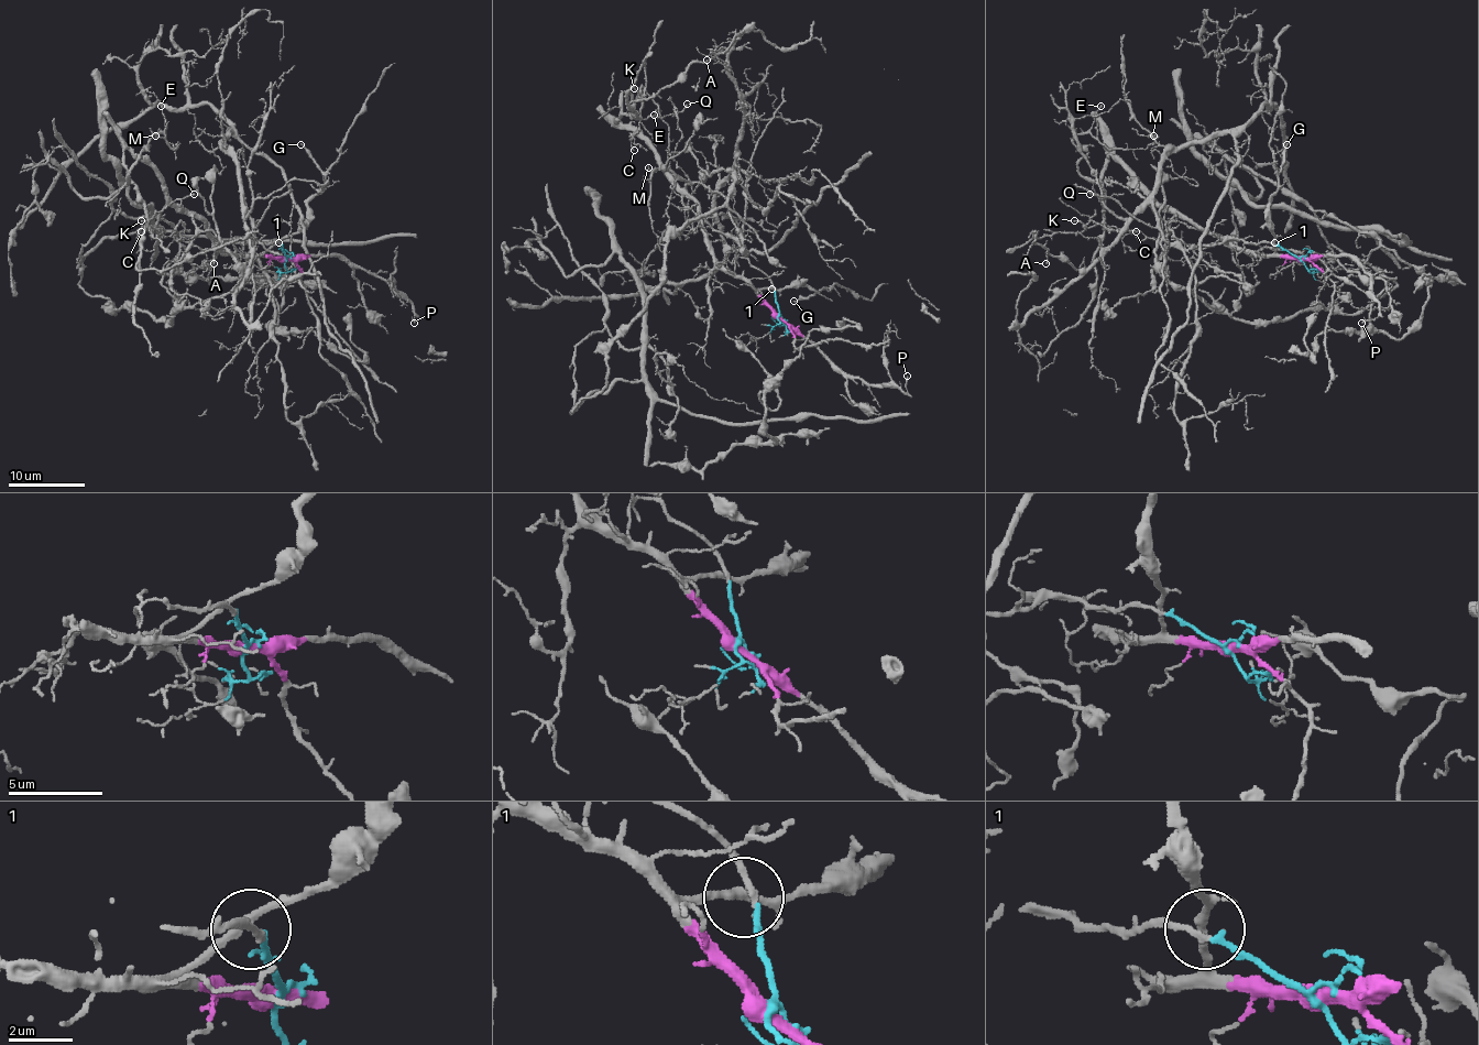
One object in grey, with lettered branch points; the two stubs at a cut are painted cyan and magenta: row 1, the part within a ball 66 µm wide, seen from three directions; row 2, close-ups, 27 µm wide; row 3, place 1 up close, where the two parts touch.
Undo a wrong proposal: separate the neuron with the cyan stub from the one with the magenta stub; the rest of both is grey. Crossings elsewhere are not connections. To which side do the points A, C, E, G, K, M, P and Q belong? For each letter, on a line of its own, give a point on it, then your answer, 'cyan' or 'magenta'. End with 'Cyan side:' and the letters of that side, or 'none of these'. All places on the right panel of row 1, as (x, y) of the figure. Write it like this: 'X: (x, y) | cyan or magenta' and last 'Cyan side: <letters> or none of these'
A: (1045, 263) | magenta
C: (1136, 231) | magenta
E: (1100, 106) | magenta
G: (1286, 144) | magenta
K: (1074, 220) | magenta
M: (1153, 135) | magenta
P: (1361, 323) | magenta
Q: (1089, 194) | magenta
Cyan side: none of these

